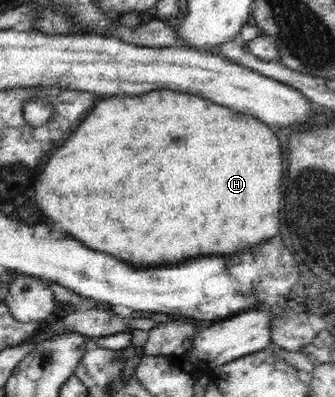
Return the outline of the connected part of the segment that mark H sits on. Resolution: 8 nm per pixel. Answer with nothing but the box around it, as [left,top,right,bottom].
[32,88,283,268]

